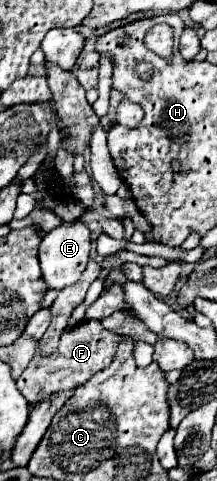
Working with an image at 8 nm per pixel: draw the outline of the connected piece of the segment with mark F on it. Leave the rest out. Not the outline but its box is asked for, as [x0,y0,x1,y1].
[16,320,120,404]

